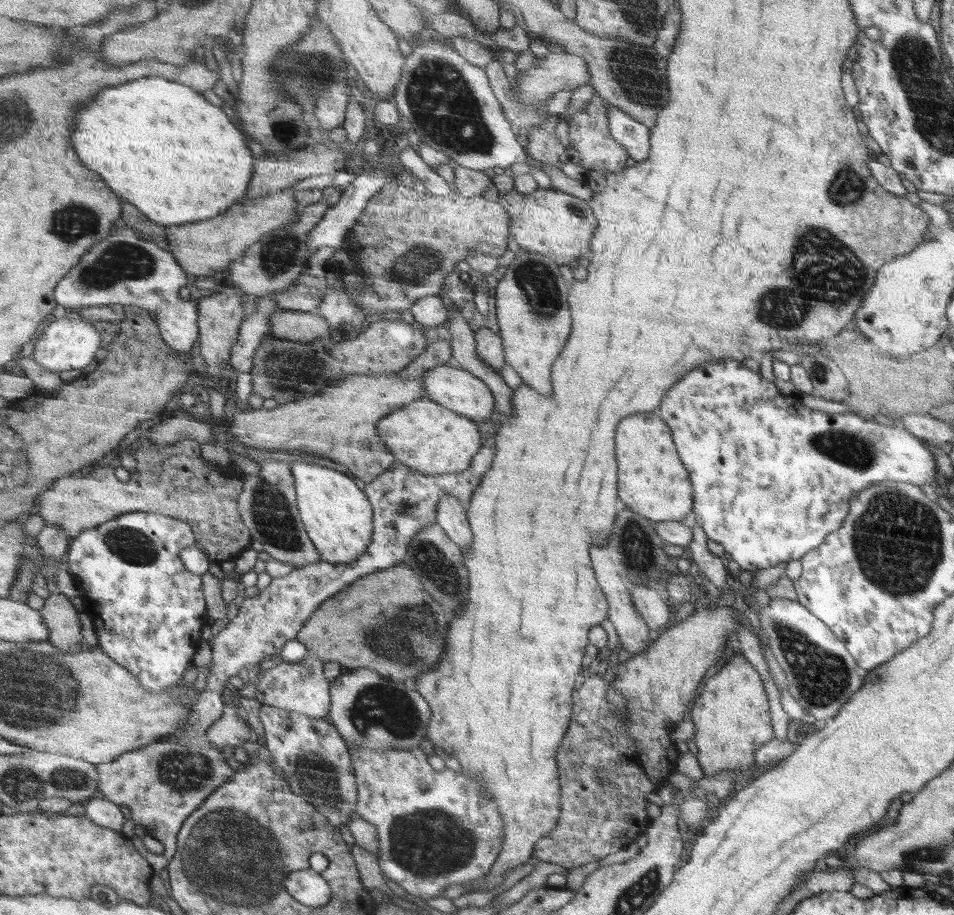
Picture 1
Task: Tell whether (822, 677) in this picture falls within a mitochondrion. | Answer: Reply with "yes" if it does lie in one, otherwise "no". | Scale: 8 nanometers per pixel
yes

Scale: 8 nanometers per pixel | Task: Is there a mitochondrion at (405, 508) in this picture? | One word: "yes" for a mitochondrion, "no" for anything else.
yes

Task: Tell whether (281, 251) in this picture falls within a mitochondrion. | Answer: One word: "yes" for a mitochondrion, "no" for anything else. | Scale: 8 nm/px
yes

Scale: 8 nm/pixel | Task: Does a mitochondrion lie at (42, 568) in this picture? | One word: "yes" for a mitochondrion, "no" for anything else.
no

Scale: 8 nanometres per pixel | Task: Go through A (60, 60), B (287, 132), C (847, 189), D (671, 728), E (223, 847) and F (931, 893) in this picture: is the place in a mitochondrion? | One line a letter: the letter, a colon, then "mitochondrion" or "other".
A: other
B: mitochondrion
C: mitochondrion
D: other
E: mitochondrion
F: other

